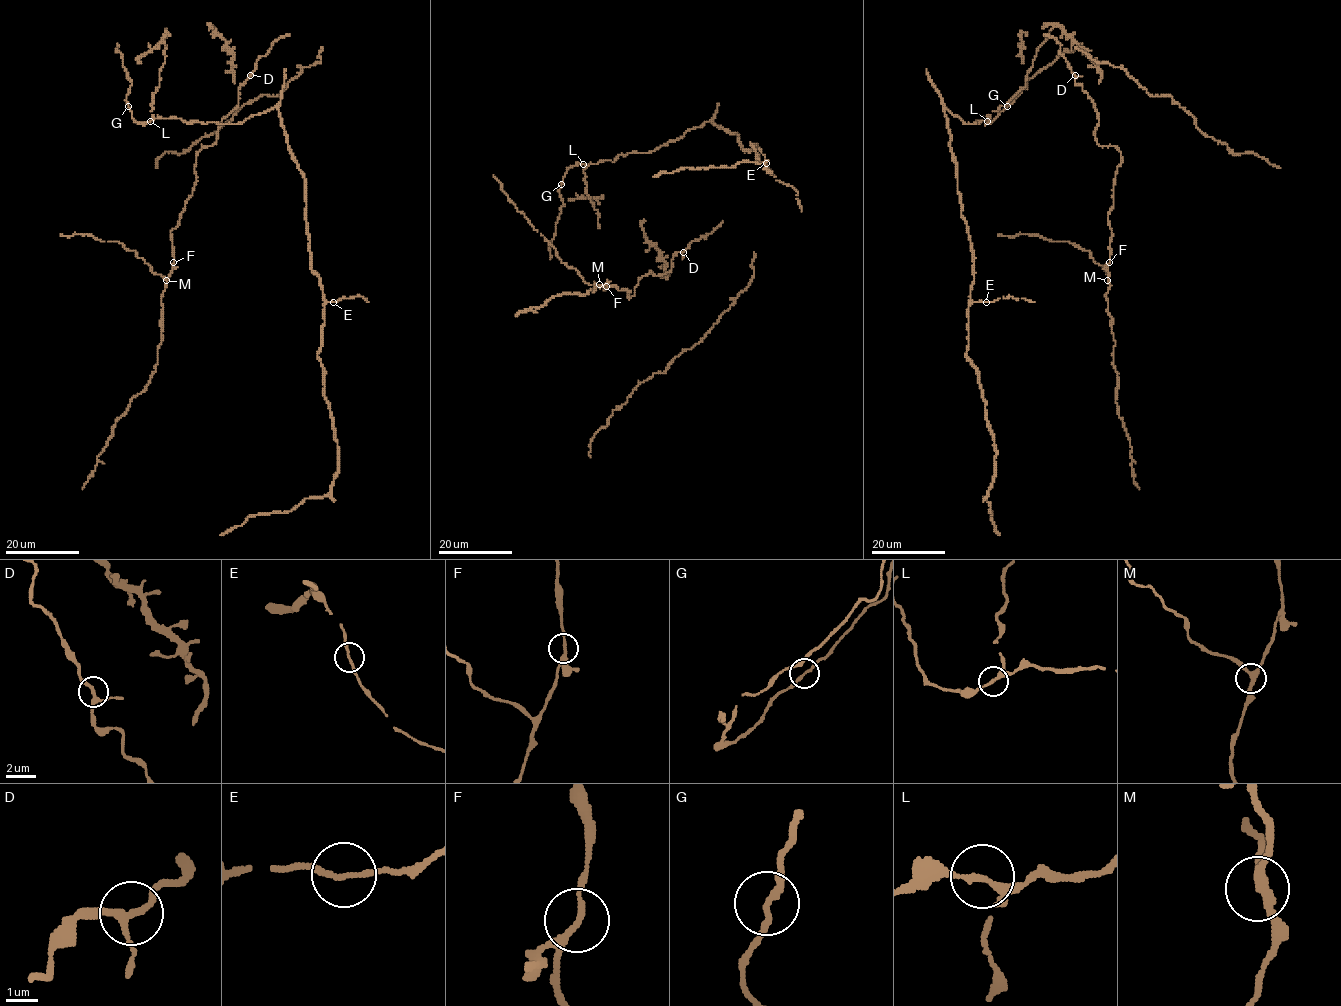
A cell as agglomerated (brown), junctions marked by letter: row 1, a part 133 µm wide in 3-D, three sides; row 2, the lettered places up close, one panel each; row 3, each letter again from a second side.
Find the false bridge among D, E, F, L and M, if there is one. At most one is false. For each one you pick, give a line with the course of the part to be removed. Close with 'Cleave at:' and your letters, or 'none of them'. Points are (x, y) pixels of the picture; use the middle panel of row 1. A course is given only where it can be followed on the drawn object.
Cleave at: none of them

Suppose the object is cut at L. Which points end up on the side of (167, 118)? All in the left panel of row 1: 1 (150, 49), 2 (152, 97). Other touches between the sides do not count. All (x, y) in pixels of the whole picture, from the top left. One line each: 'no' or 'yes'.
1: yes
2: yes

